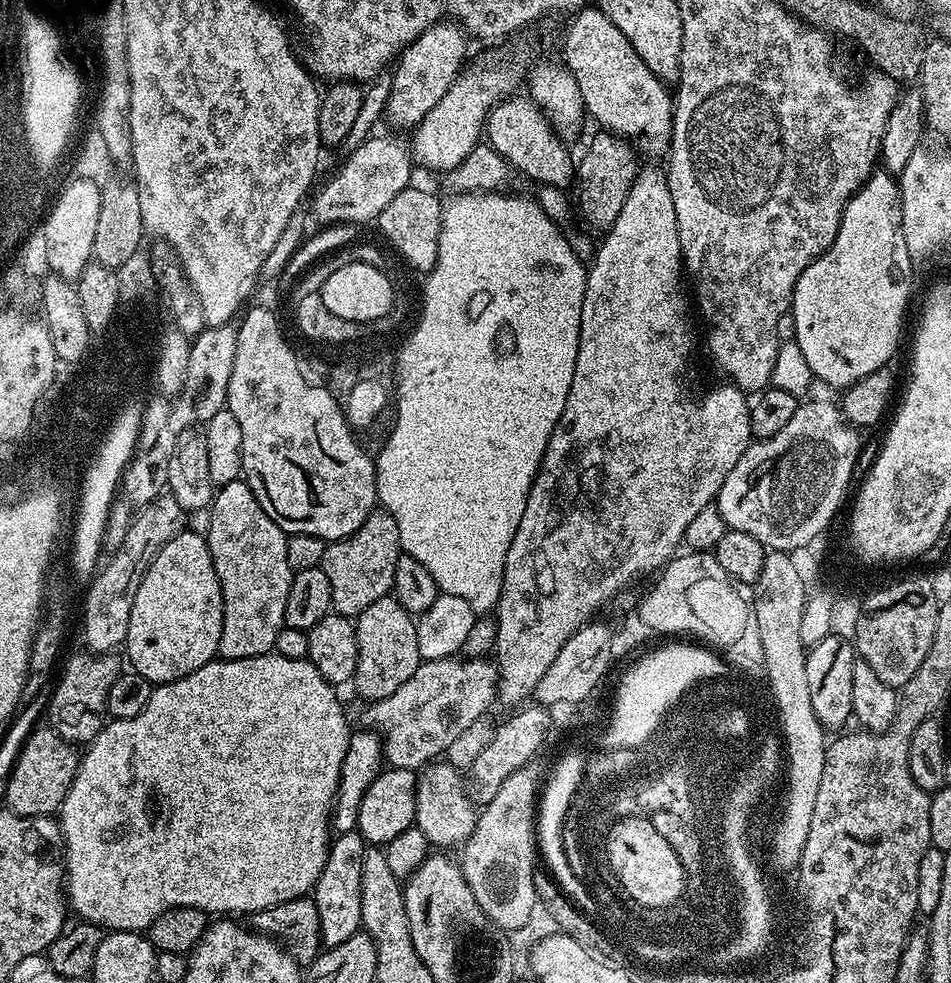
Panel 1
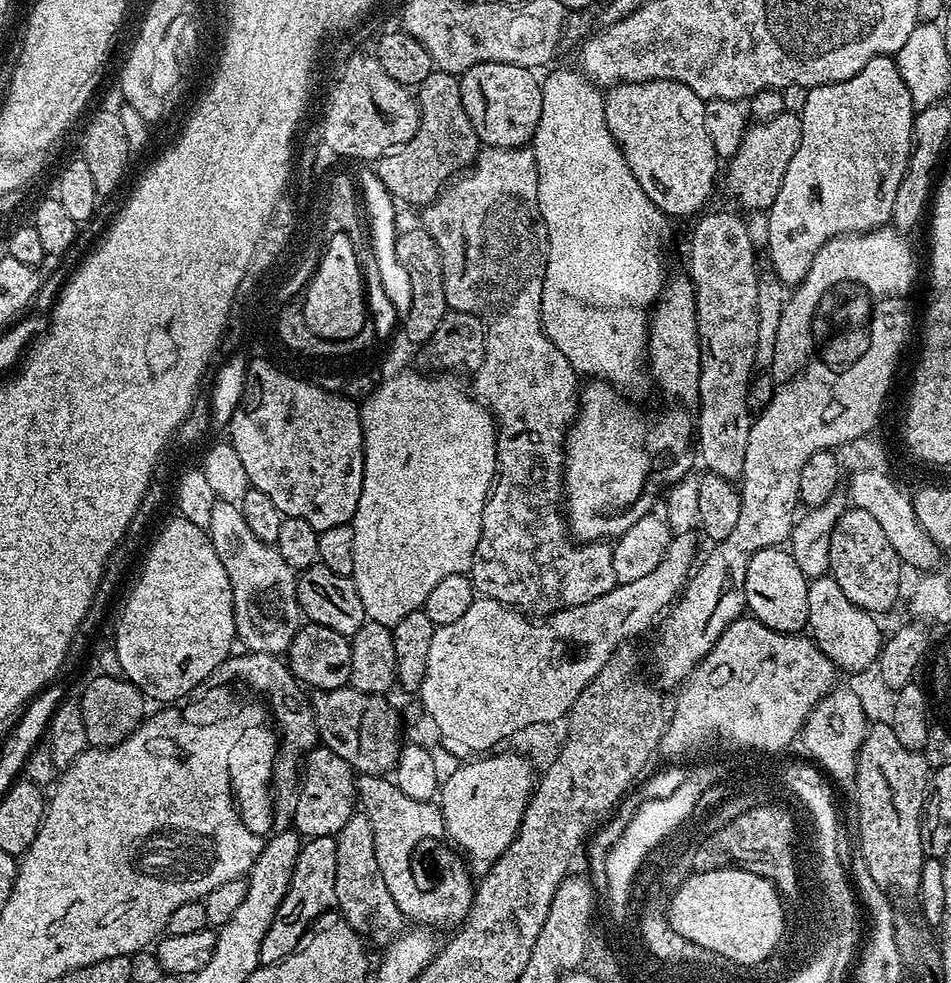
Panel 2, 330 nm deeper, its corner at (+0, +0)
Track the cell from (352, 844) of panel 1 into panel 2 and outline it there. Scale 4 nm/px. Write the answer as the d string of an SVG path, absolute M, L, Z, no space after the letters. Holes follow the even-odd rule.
M314 836L301 843L298 862L294 862L294 874L290 878L290 890L286 890L286 898L282 898L282 906L278 906L274 922L270 922L270 930L266 930L266 938L262 938L261 964L285 960L301 947L306 933L313 927L311 924L323 912L336 908L334 878L337 874L338 846L335 836Z

